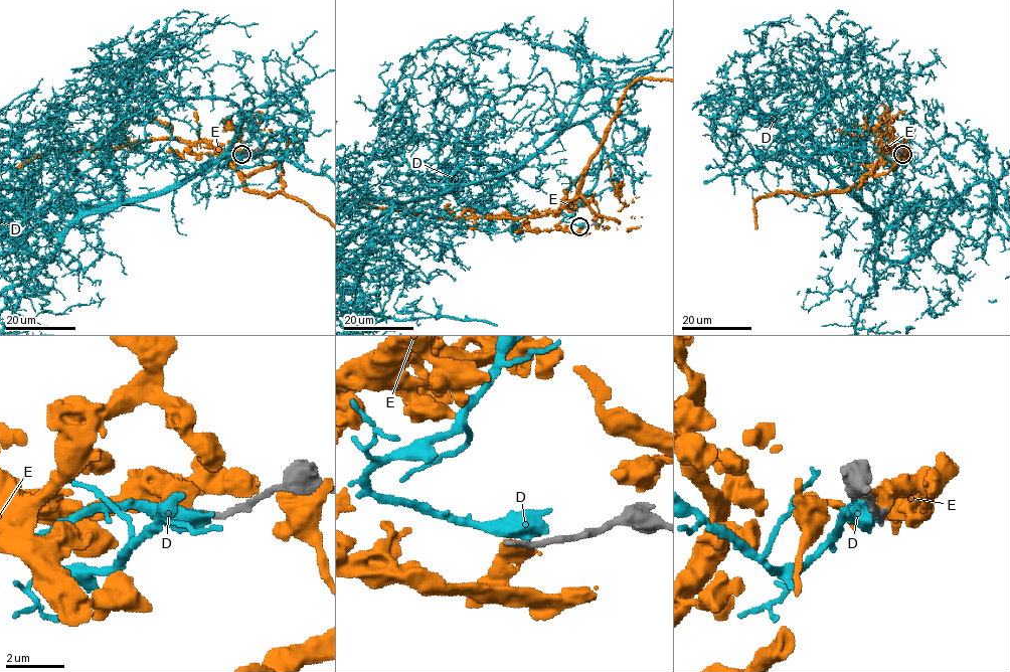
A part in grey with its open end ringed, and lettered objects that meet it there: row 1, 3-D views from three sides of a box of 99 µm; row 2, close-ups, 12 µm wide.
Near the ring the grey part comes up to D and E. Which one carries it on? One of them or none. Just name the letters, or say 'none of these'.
none of these

